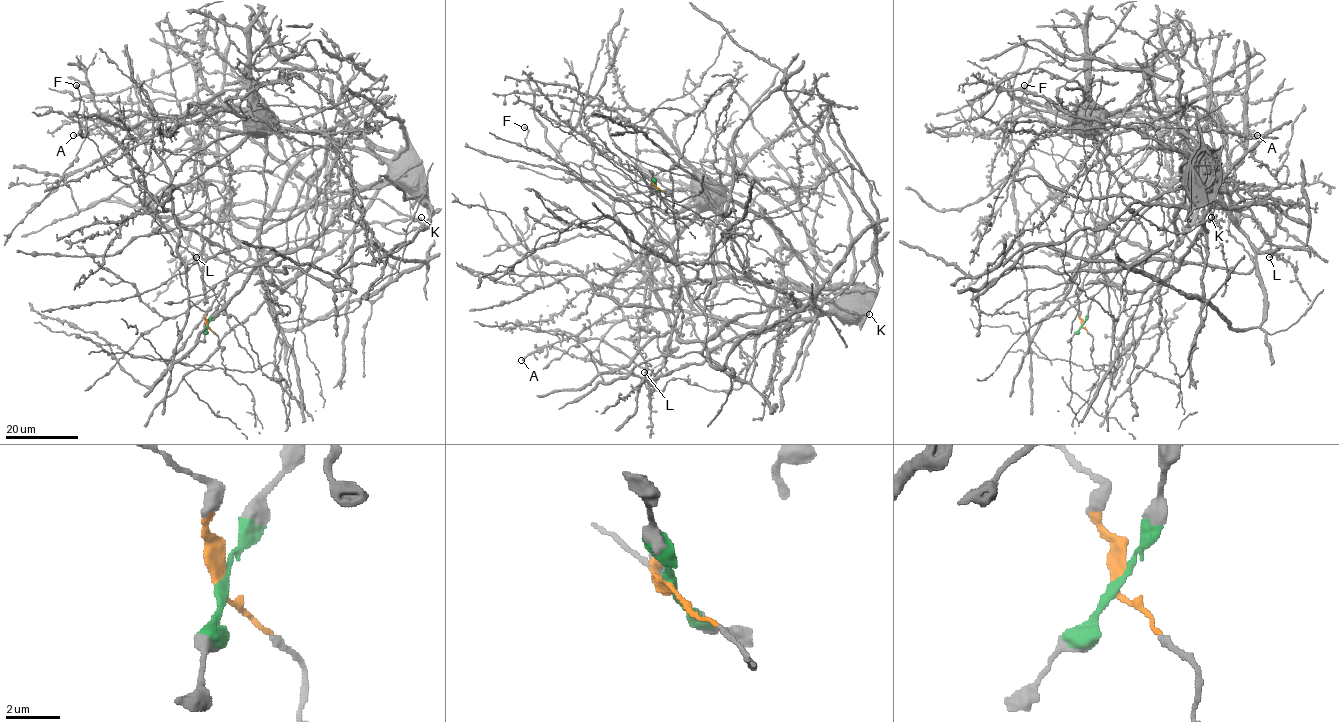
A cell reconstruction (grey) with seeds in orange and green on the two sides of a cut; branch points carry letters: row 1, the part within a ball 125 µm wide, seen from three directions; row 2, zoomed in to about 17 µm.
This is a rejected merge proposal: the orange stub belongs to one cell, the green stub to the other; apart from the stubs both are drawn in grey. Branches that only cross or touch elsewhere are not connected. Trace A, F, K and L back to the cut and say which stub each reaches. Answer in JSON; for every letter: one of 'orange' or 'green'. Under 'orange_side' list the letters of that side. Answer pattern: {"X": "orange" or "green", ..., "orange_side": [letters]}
{"A": "orange", "F": "orange", "K": "green", "L": "orange", "orange_side": ["A", "F", "L"]}

